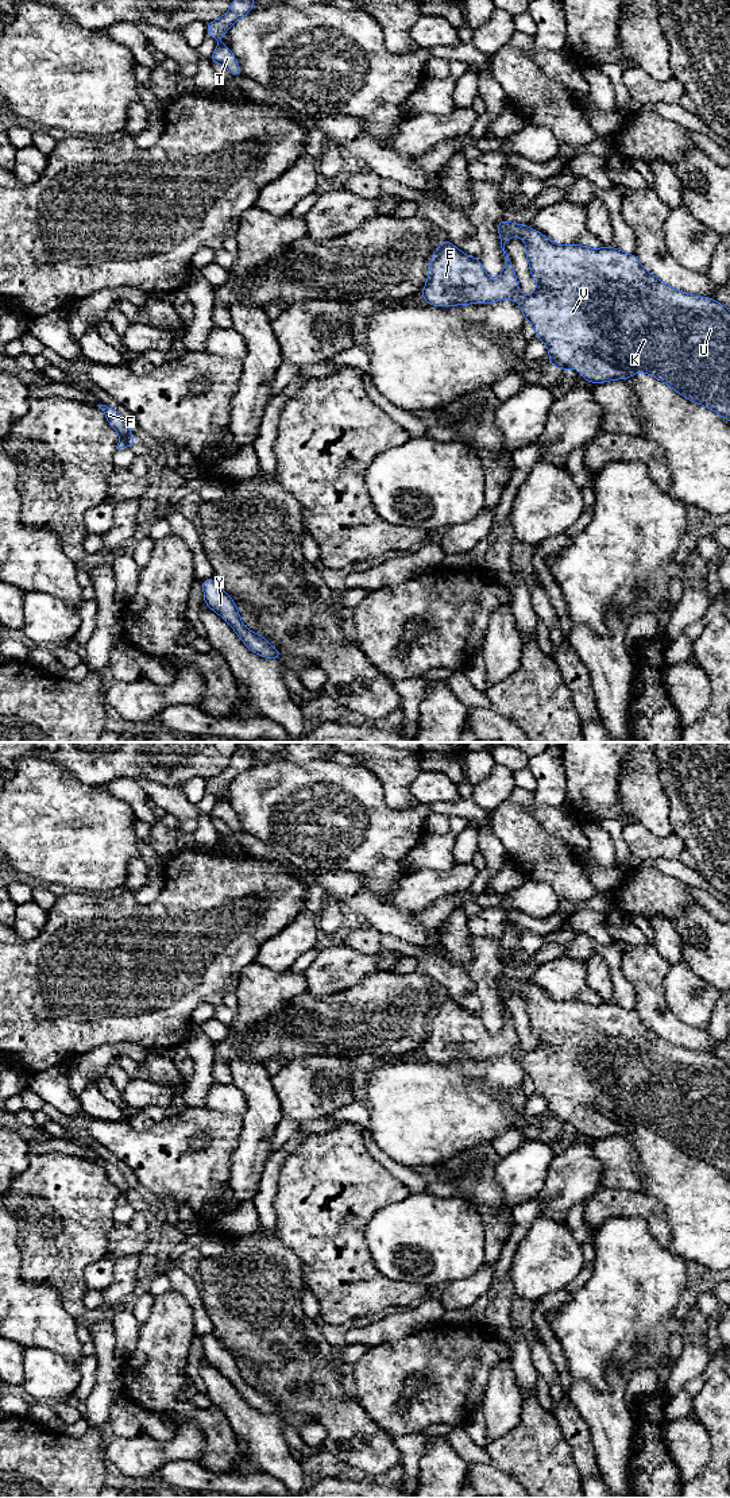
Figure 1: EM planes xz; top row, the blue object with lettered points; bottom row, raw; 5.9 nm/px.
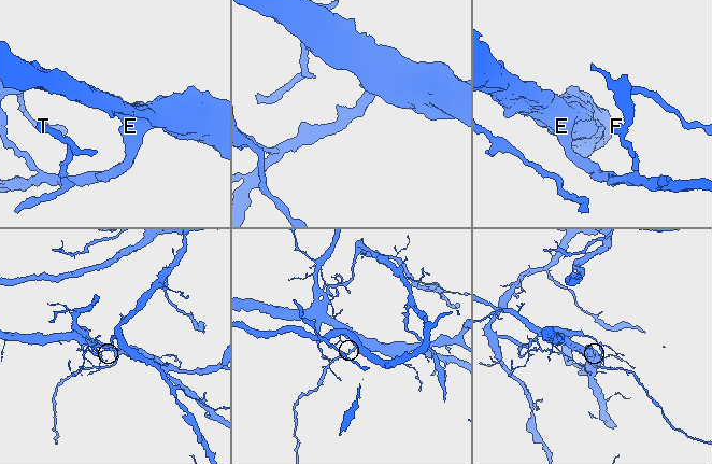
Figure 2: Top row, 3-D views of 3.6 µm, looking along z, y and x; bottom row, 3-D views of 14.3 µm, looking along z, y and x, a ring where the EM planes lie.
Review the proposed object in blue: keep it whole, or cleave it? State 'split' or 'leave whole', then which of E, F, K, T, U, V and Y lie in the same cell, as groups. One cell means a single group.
split | E F K U V / T Y

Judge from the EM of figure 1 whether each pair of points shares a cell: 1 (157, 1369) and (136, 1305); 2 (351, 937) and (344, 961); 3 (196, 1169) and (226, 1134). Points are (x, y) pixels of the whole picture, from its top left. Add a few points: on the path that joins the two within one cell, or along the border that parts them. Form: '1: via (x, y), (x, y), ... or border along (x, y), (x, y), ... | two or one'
1: border along (154, 1298), (150, 1315), (142, 1327) | two
2: border along (343, 944), (359, 952), (374, 954), (377, 962) | two
3: via (204, 1161), (221, 1142) | one

